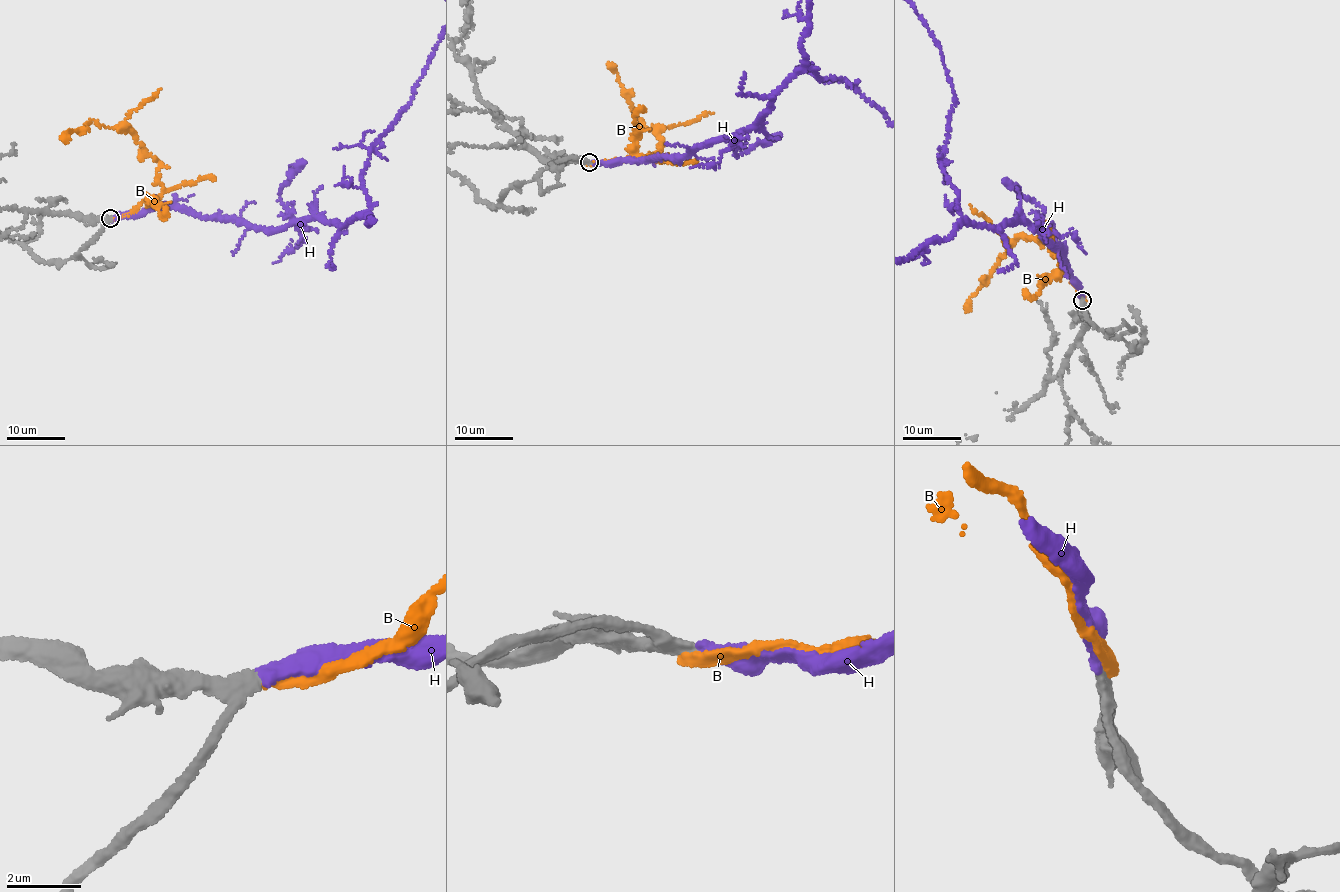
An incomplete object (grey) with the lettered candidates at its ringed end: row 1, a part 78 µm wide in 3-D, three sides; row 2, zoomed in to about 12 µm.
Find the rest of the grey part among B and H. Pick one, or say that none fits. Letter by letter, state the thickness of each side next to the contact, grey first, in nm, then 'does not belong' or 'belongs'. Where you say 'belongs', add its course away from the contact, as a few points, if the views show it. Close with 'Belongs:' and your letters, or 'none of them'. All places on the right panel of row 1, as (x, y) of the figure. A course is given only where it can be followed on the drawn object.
B: calibres 360 and 320 nm; does not belong
H: calibres 320 and 420 nm; belongs; course (1082, 300), (1061, 248), (1025, 218), (963, 217), (942, 164), (954, 90), (940, 46)
Belongs: H

